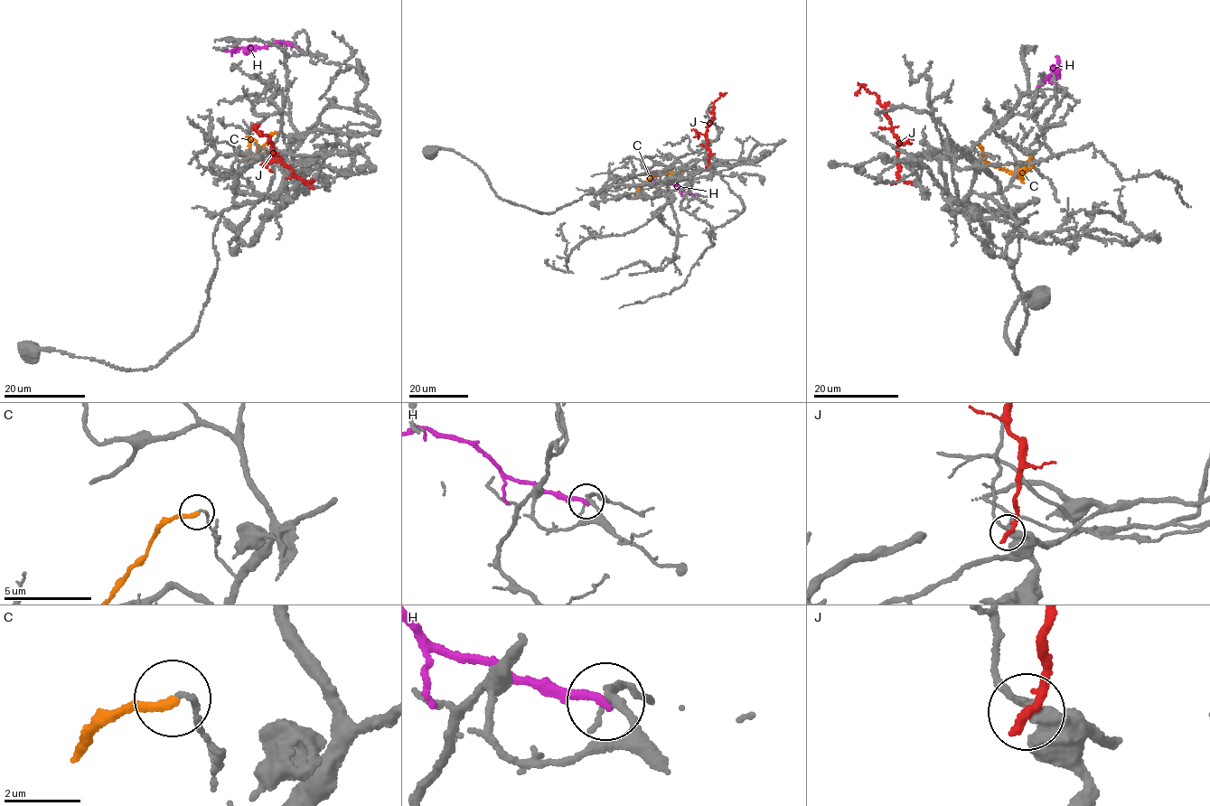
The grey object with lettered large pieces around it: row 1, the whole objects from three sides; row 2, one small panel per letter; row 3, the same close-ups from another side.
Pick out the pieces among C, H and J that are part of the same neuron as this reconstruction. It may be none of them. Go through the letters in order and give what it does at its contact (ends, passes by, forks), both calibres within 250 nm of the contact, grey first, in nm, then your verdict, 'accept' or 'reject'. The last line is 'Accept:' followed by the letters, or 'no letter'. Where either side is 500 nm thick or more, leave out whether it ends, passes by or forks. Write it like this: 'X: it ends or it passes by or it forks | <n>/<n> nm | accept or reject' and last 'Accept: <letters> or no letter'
C: it ends | 110/220 nm | reject
H: it ends | 130/200 nm | reject
J: 600/280 nm | reject
Accept: no letter

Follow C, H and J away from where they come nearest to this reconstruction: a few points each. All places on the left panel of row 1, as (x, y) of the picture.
C: (279, 132), (249, 157), (257, 156), (257, 144), (251, 139), (248, 151)
H: (295, 47), (278, 41), (266, 47), (236, 48), (234, 42), (224, 37)
J: (313, 181), (309, 183), (295, 174), (274, 153), (269, 136), (256, 130), (256, 127), (261, 135)

